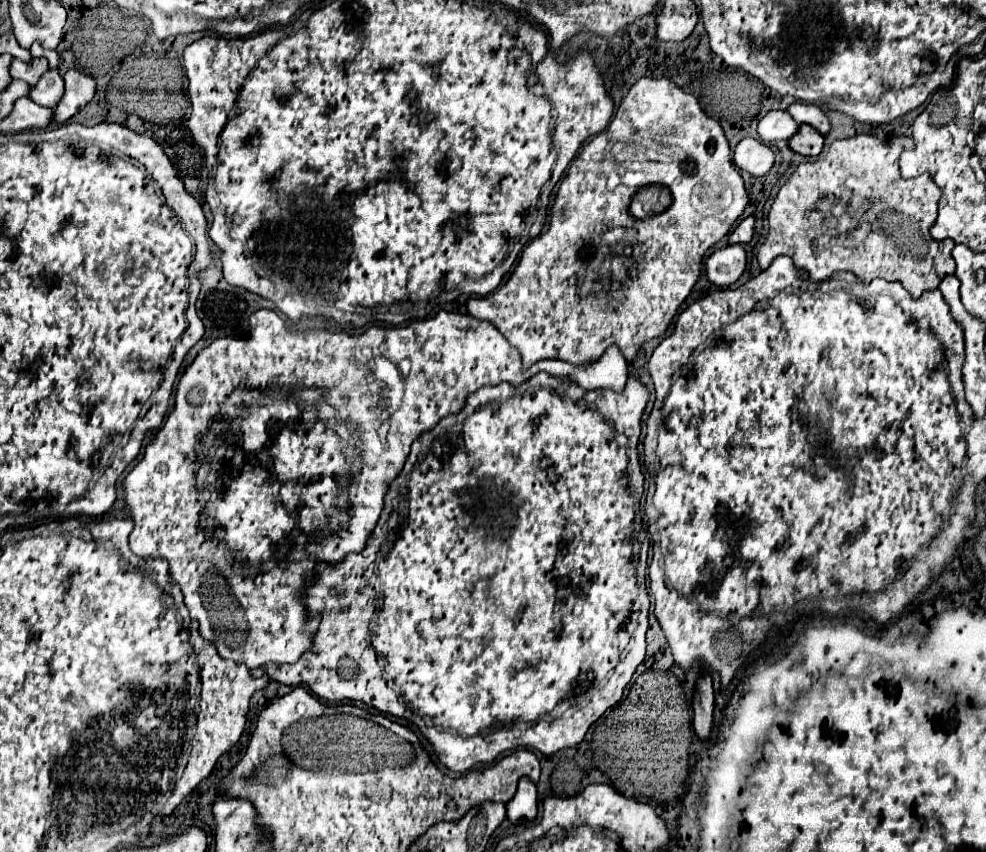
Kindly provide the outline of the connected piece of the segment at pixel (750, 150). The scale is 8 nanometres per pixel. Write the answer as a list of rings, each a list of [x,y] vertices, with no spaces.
[[[747,137],[737,143],[735,153],[733,153],[733,161],[739,169],[745,169],[753,177],[761,177],[773,167],[775,157],[765,143]]]

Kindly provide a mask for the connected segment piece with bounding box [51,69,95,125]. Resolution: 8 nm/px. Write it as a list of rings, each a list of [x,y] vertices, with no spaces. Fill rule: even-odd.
[[[69,69],[63,77],[65,81],[65,93],[61,101],[53,107],[51,125],[61,125],[67,119],[71,119],[79,109],[83,109],[95,95],[95,81],[79,71]]]

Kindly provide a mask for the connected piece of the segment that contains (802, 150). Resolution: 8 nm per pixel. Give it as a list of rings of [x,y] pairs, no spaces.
[[[801,125],[797,133],[789,139],[789,147],[805,157],[817,157],[823,149],[823,135],[815,133],[809,125]]]

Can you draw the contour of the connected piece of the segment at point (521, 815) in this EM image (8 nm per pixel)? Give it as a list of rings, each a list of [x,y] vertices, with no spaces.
[[[521,779],[517,795],[513,797],[513,801],[507,803],[507,819],[513,825],[517,825],[523,821],[533,821],[535,817],[537,817],[537,787],[531,781]]]

